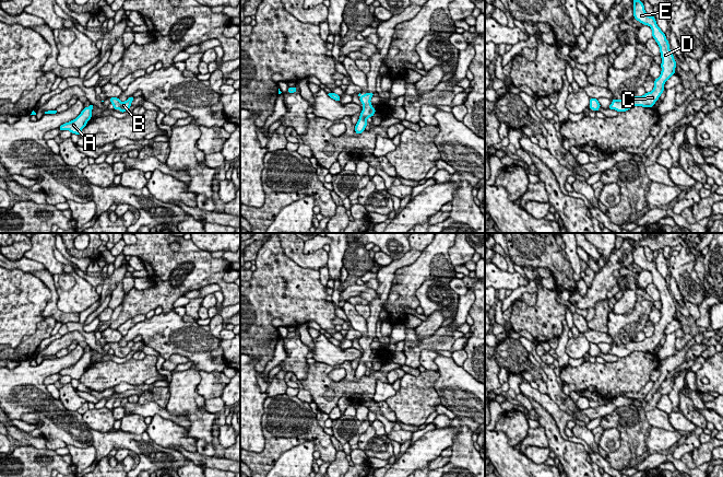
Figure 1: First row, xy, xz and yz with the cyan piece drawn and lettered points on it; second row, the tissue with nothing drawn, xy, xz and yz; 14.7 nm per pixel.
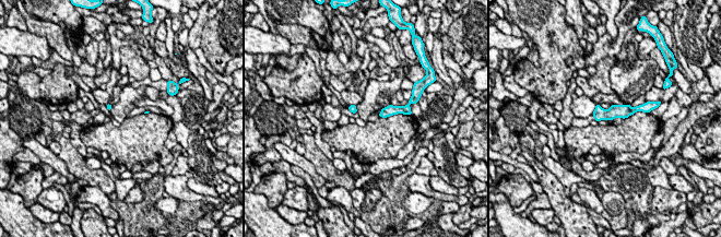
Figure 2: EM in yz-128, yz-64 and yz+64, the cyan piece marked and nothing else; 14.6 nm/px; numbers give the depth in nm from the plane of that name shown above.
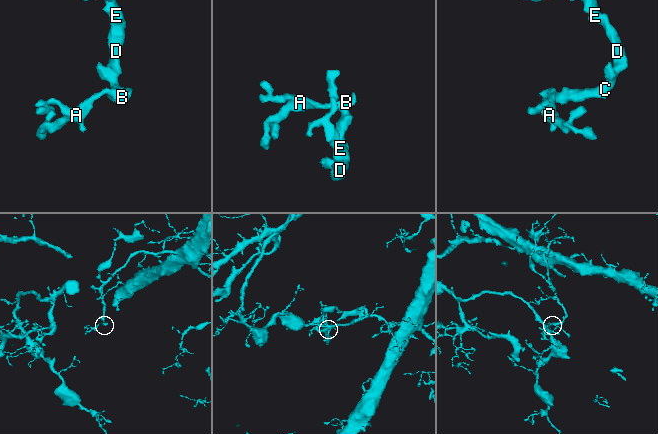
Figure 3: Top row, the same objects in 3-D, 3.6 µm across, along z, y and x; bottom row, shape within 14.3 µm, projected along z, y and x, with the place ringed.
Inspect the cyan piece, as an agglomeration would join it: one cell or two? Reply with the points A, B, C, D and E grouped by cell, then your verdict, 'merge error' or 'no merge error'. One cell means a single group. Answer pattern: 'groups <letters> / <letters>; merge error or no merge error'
groups A B C D E; no merge error

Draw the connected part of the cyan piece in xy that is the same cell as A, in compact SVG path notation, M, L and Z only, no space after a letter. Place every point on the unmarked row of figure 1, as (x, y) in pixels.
M91 349L88 352L83 353L81 359L73 365L62 369L59 374L61 376L69 375L71 379L79 380L81 379L82 374L86 371L87 367L92 362L92 354L94 350Z

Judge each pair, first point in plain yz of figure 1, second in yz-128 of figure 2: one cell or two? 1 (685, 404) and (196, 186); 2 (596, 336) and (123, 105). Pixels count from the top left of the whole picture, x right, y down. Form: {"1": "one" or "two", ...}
{"1": "two", "2": "two"}

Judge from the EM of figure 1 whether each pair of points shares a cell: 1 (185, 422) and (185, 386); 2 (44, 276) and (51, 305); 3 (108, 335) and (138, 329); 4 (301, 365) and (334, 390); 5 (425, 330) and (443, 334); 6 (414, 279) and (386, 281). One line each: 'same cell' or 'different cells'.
1: different cells
2: same cell
3: different cells
4: different cells
5: different cells
6: different cells

